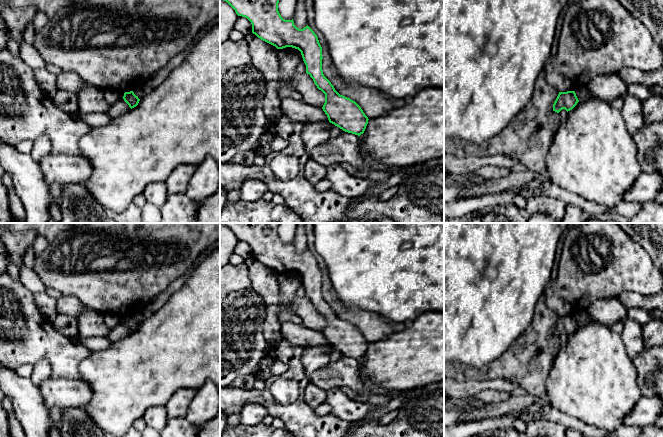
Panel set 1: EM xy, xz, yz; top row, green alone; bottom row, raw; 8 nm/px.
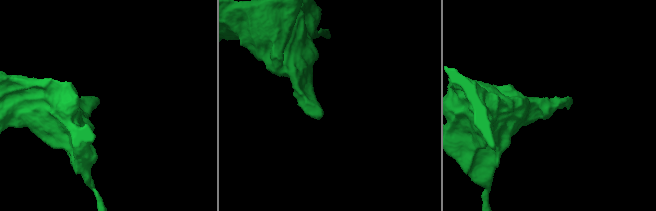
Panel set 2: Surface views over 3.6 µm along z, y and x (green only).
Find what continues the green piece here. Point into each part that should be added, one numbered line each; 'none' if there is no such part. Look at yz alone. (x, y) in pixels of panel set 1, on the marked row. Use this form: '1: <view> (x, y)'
none

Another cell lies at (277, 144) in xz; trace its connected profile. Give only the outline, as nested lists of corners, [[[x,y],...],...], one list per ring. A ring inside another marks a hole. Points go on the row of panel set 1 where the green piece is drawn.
[[[276,135],[270,142],[270,150],[271,152],[280,152],[286,147],[289,146],[289,142],[278,135]]]

